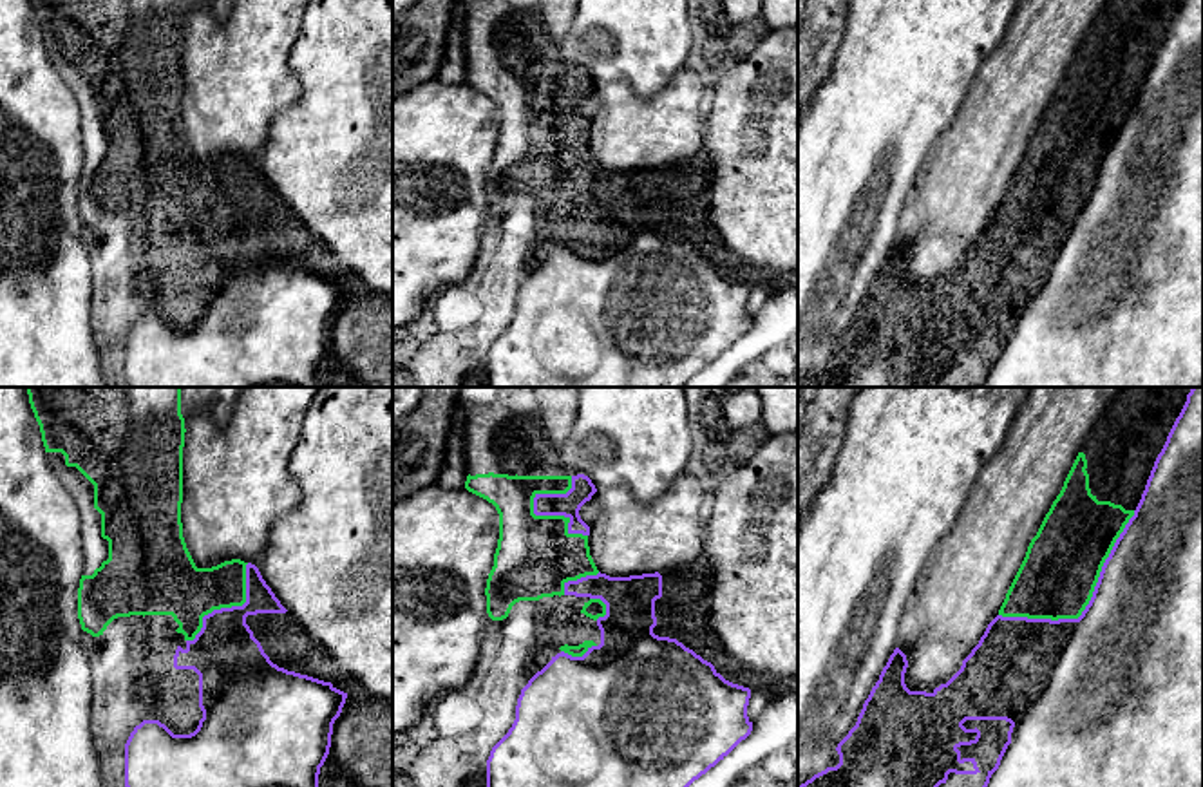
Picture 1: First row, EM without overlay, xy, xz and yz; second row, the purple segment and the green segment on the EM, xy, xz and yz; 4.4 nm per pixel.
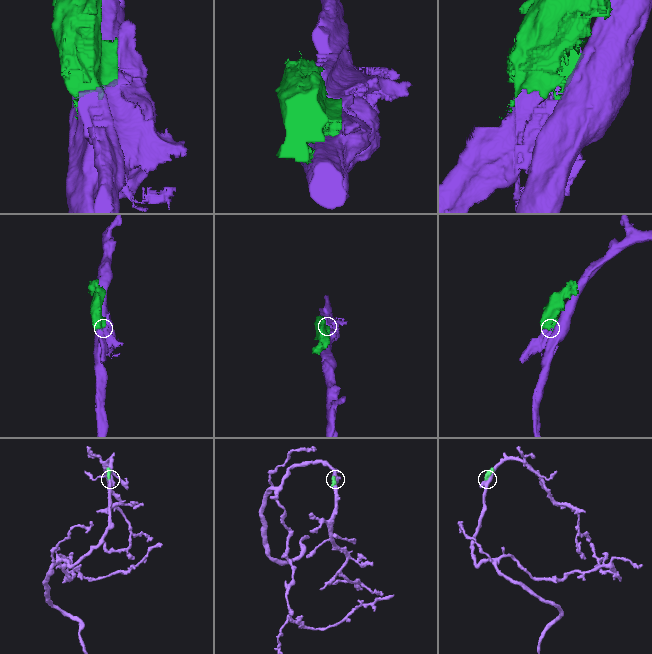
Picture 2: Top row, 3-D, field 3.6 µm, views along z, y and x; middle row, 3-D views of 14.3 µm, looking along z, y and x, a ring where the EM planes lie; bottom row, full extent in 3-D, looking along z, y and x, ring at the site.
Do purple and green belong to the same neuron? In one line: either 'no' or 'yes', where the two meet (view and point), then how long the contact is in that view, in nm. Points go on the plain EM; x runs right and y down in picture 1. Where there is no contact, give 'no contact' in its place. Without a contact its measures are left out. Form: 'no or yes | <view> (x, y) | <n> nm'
no | yz (1089, 198) | 750 nm

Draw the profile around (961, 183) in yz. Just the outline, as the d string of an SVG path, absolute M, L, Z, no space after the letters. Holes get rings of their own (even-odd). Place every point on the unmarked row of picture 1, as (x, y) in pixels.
M1020 0L1004 42L980 65L955 121L921 166L899 217L897 242L906 250L905 279L933 288L962 261L999 210L1006 188L1046 109L1107 0Z

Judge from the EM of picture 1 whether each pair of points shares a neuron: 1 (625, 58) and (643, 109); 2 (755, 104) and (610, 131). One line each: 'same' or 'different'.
1: different
2: different

